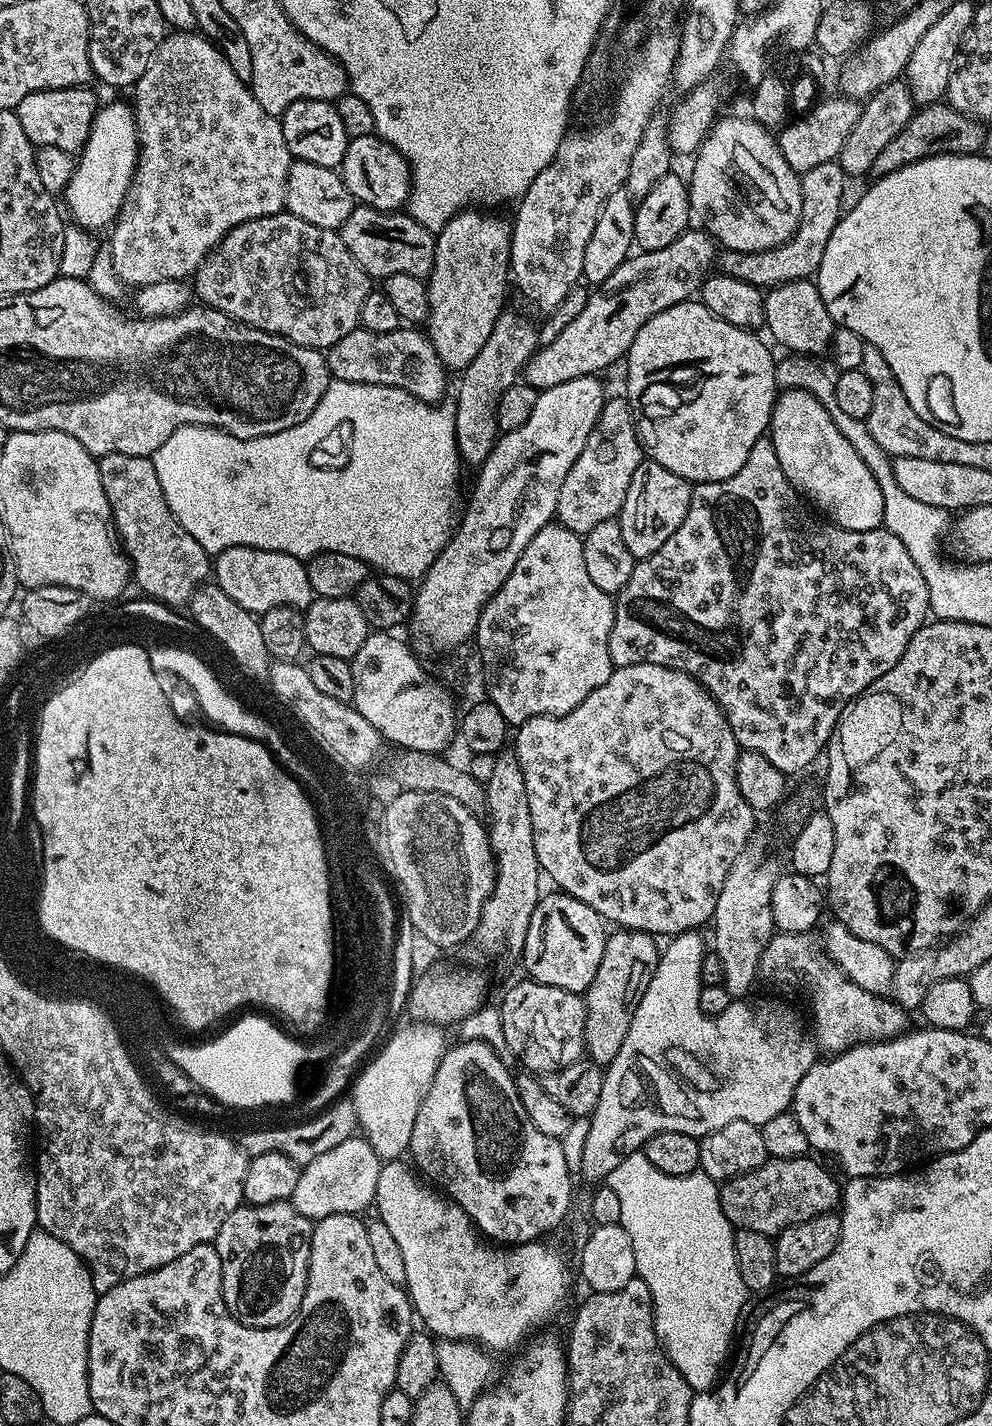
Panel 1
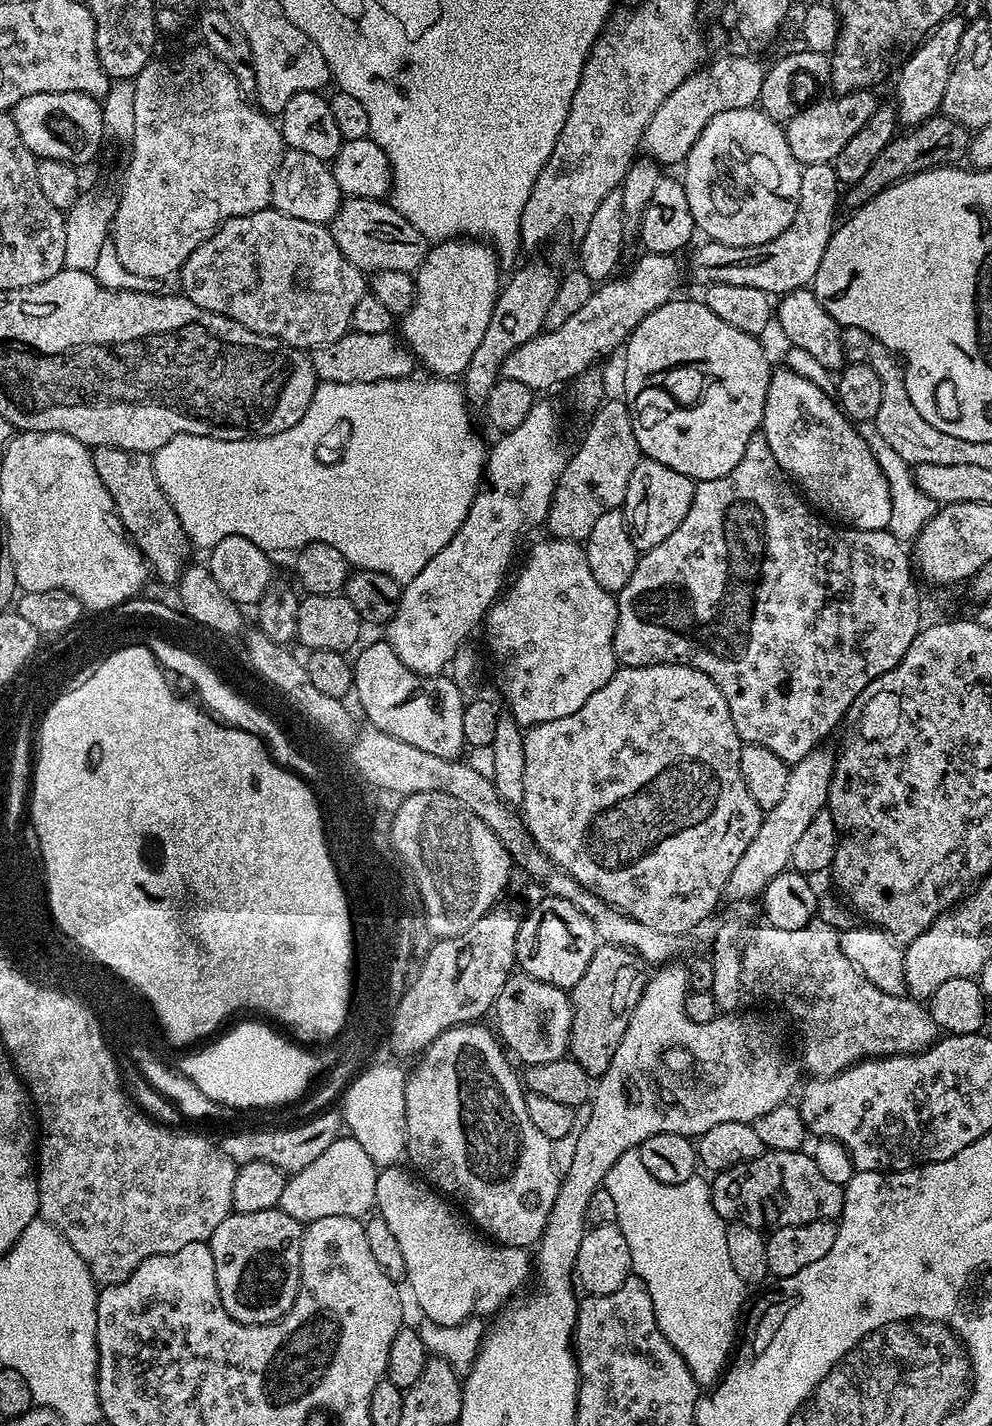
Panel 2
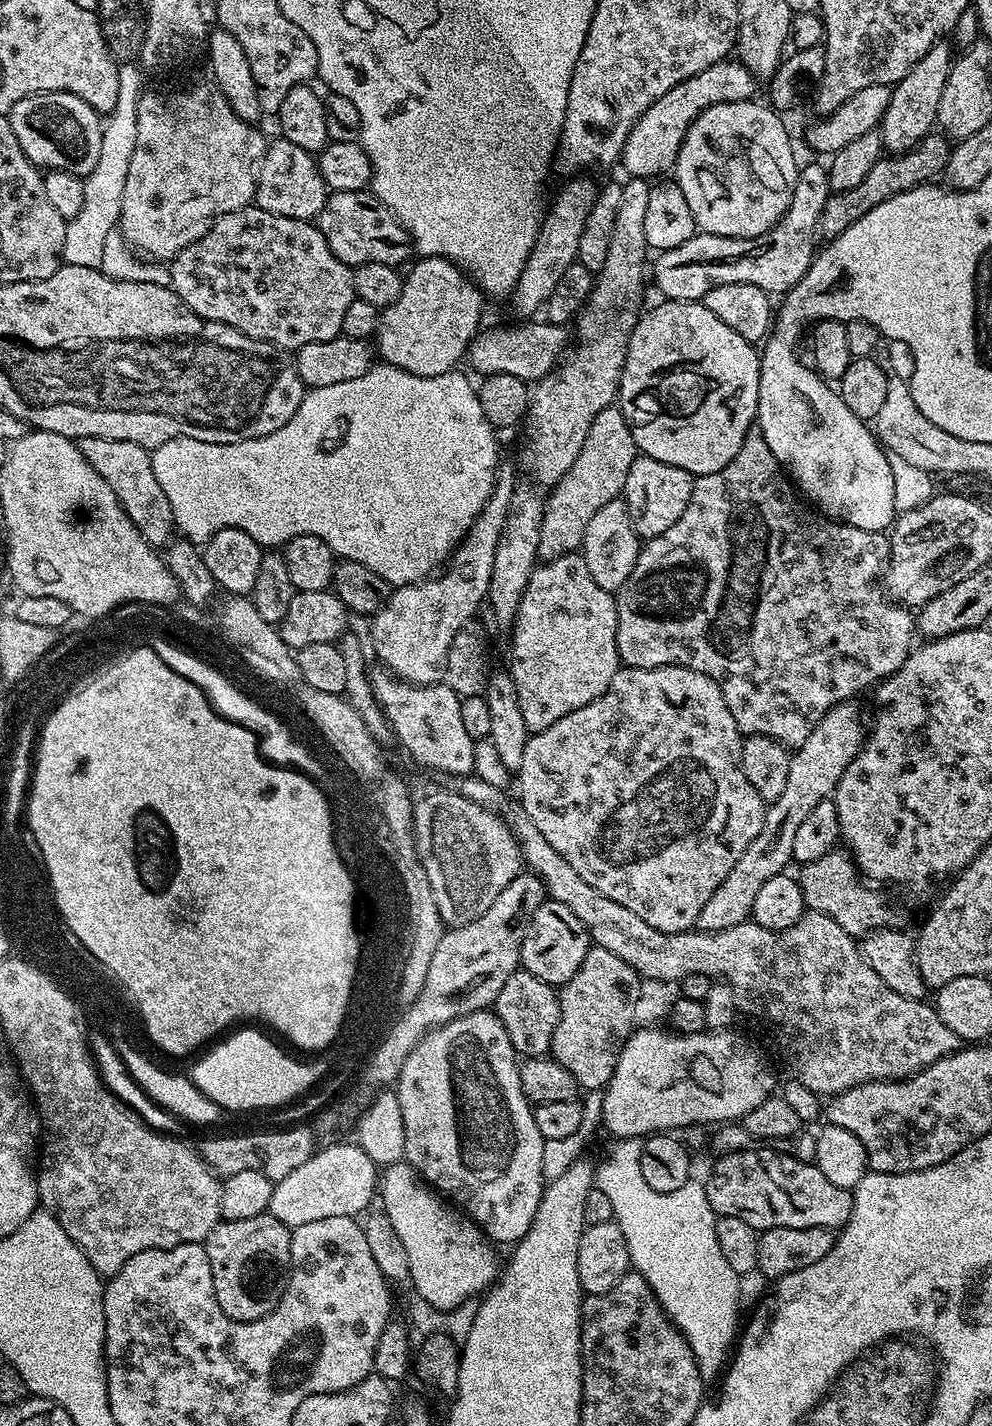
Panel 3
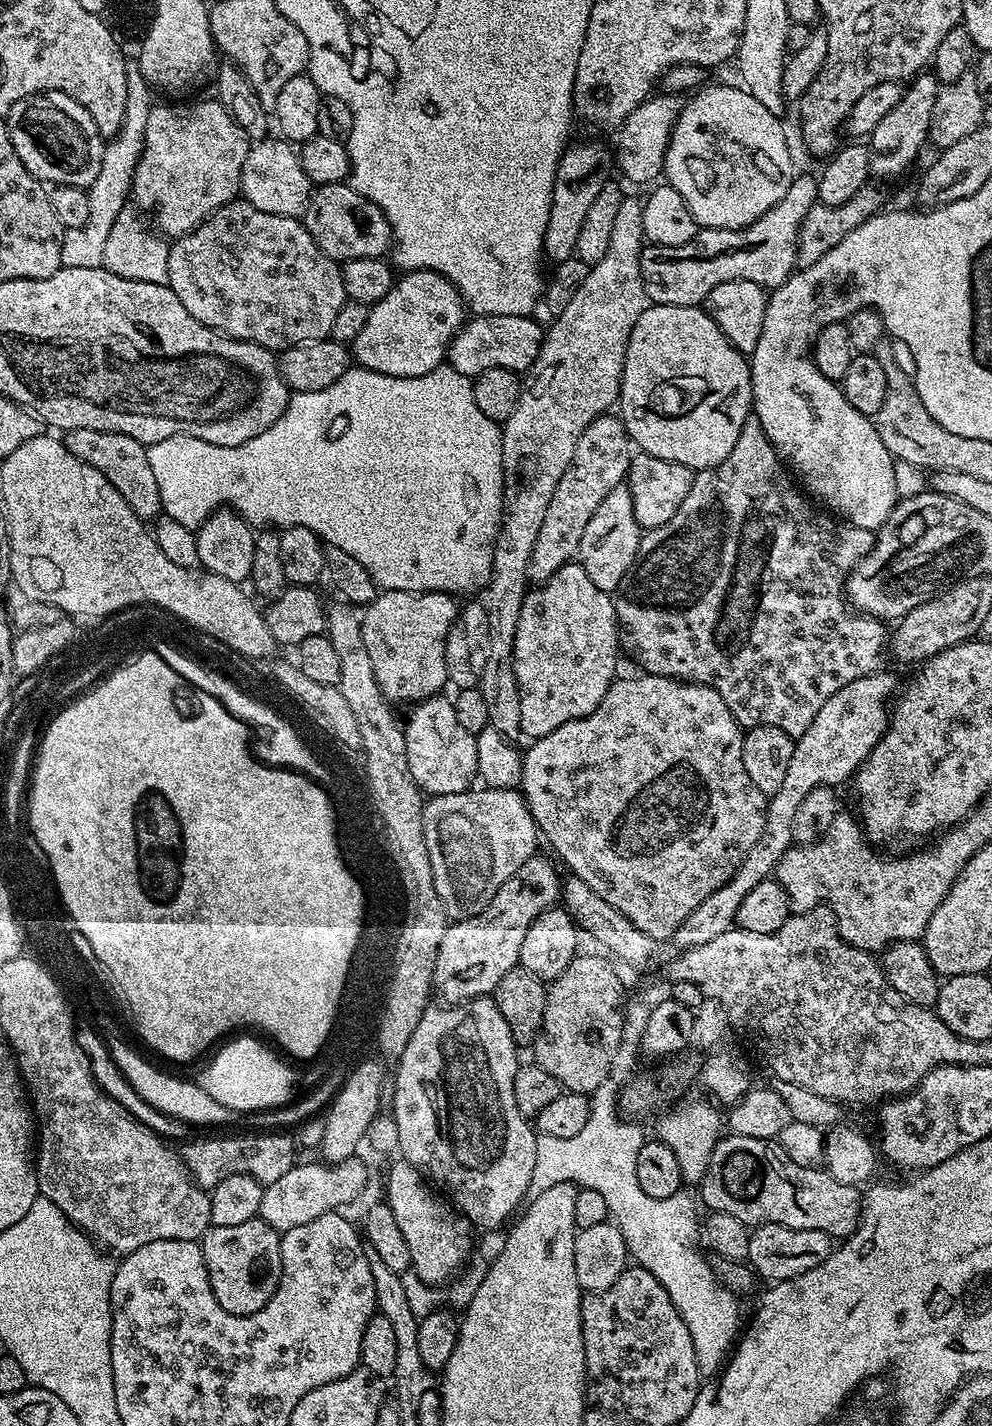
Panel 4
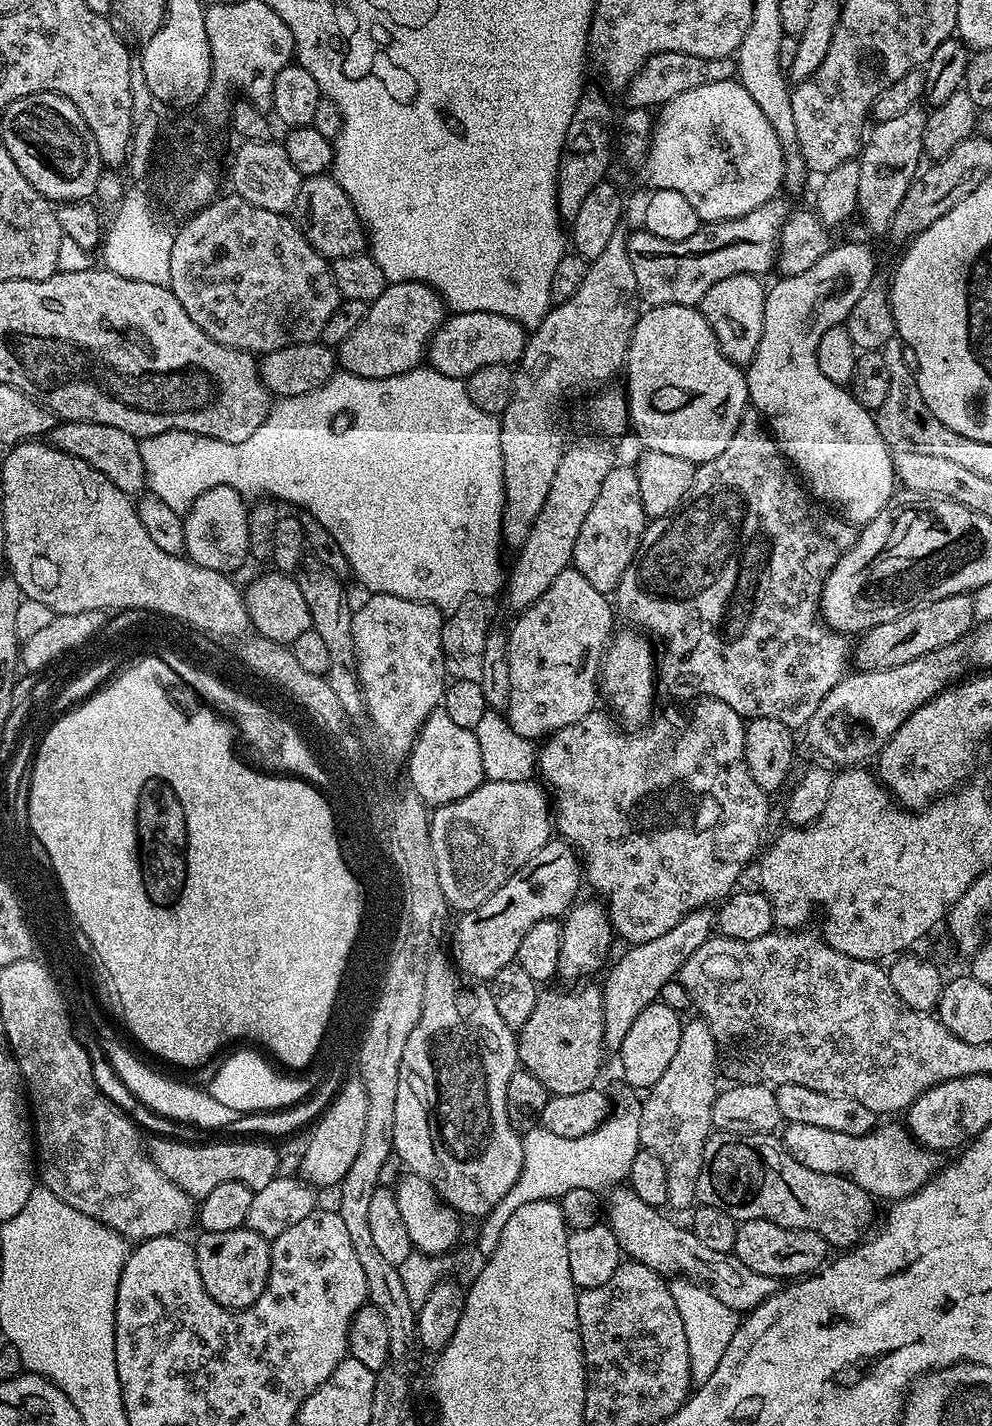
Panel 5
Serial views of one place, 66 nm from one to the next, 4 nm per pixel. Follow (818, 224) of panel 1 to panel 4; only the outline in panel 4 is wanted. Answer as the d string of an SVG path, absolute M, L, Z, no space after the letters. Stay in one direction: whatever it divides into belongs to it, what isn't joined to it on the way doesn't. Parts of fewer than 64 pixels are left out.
M793 175L790 190L782 194L782 202L745 228L700 228L696 236L690 238L690 242L682 242L682 246L645 246L640 265L649 301L695 308L703 305L710 290L722 286L722 282L745 280L765 290L786 282L796 268L796 243L802 218L806 218L810 206L818 203L816 182L815 175Z

